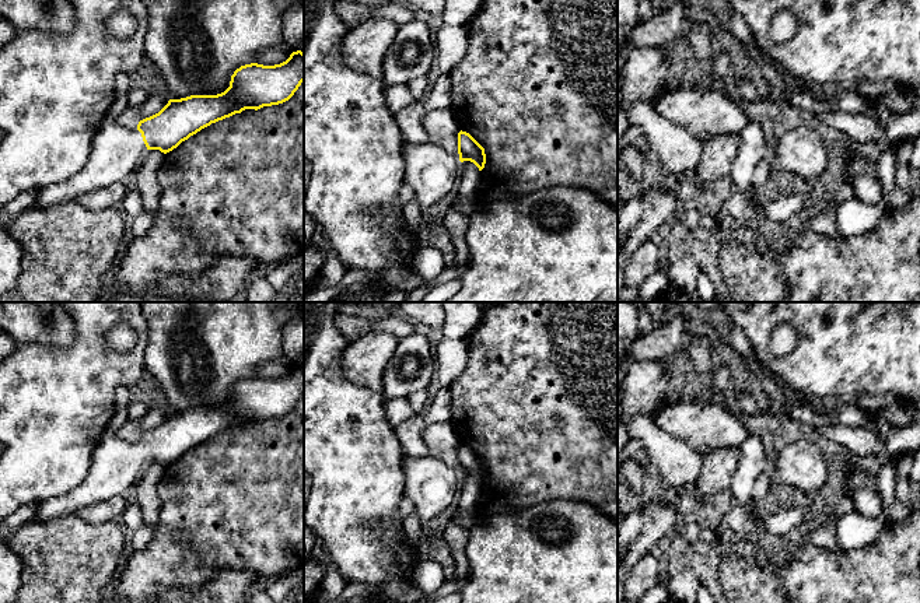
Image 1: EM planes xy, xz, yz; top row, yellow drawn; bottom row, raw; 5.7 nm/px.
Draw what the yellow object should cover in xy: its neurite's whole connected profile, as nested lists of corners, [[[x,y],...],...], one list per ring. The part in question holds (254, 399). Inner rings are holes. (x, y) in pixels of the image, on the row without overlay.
[[[297,364],[280,378],[241,379],[221,407],[169,413],[158,427],[140,434],[136,441],[105,430],[91,456],[87,477],[71,491],[39,502],[35,518],[49,522],[122,497],[148,463],[167,467],[211,437],[245,423],[283,417],[302,395],[304,367]]]

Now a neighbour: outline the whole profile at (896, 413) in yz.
[[[896,400],[889,403],[882,411],[886,420],[892,425],[909,424],[914,417],[914,414],[917,413],[914,407],[902,404],[900,402],[896,402]]]

